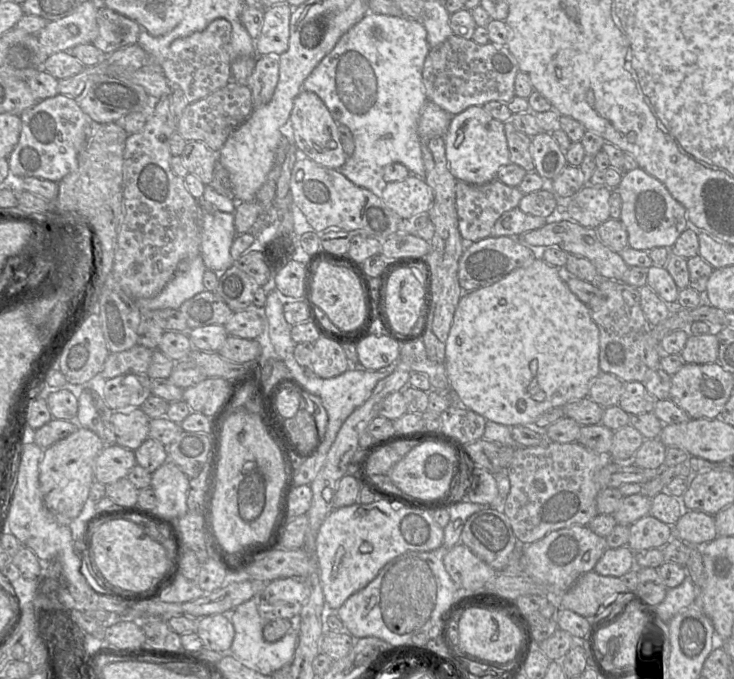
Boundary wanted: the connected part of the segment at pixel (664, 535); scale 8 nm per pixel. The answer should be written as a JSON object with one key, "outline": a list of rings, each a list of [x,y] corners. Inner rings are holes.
{"outline":[[[650,514],[631,524],[629,529],[628,546],[634,553],[663,548],[673,538],[673,527]]]}

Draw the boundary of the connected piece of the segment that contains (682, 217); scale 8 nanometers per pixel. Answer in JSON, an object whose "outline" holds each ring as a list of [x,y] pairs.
{"outline":[[[640,167],[624,172],[616,190],[622,200],[620,220],[628,234],[628,246],[633,249],[646,251],[656,247],[670,249],[689,226],[685,208],[662,182]]]}

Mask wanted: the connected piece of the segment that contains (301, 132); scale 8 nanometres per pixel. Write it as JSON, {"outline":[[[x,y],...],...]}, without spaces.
{"outline":[[[302,90],[297,95],[290,114],[290,124],[301,157],[310,158],[316,163],[331,169],[341,169],[343,167],[348,156],[340,140],[339,124],[317,94]]]}

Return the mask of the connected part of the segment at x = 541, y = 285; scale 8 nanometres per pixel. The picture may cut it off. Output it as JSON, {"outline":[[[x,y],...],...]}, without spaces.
{"outline":[[[538,256],[527,265],[515,269],[492,285],[463,293],[457,305],[446,341],[445,367],[450,388],[457,393],[463,407],[476,412],[488,421],[508,427],[517,425],[534,426],[538,417],[545,411],[555,407],[563,407],[572,400],[588,397],[590,385],[600,373],[599,329],[591,317],[589,307],[570,291],[563,270],[547,264]]]}

